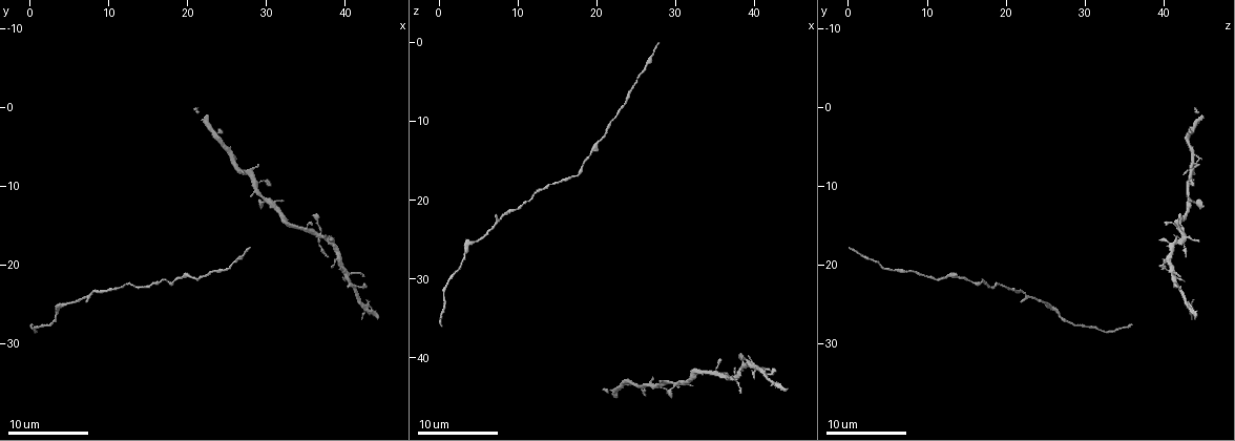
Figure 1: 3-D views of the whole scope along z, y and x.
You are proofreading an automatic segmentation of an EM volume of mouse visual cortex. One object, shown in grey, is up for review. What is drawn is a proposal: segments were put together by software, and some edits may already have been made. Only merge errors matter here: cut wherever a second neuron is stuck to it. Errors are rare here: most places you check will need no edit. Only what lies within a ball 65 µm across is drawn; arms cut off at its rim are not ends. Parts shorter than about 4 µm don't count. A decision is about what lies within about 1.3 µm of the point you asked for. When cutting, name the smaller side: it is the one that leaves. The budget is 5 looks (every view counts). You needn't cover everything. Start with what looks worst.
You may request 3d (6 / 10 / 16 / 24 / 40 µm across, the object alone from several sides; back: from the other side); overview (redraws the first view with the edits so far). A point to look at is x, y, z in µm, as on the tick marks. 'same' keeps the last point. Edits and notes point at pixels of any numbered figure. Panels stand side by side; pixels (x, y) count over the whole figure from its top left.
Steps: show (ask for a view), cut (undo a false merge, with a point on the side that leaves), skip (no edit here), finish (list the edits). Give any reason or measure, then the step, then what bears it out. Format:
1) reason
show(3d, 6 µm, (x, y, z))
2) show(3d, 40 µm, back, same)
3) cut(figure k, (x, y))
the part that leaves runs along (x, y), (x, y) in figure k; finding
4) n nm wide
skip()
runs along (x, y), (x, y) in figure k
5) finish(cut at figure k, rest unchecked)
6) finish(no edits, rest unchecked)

show(3d, 10 µm, (33.2, 15.0, 42.0))

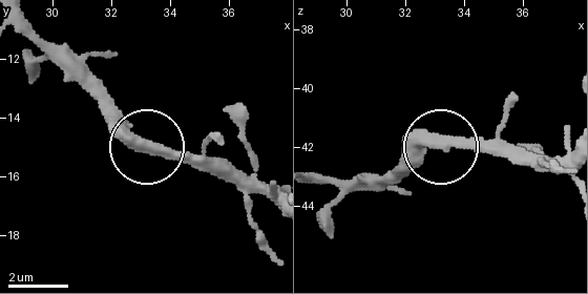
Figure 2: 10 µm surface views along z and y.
skip()
continuous, no second neuron

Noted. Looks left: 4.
thin neck
show(3d, 10 µm, (29.4, 11.4, 43.2))

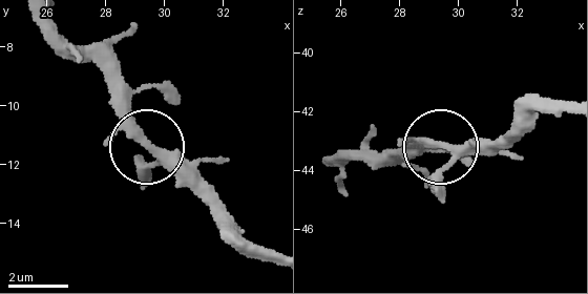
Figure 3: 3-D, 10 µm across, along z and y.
3 arms
skip()
all the same neuron

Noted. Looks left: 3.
show(3d, 6 µm, (3.4, 25.8, 26.6))

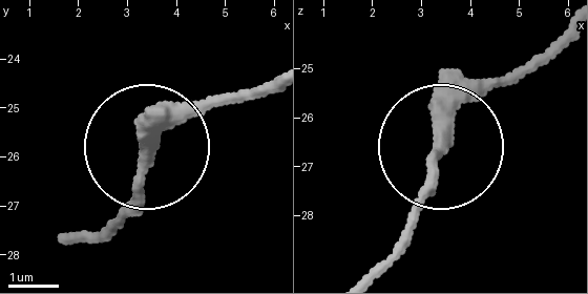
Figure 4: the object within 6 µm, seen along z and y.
280 nm wide
skip()
runs along (269, 82), (193, 103), (151, 141), (118, 233) in figure 4; all the same neuron

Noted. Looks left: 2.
finish(no edits, rest unchecked)

